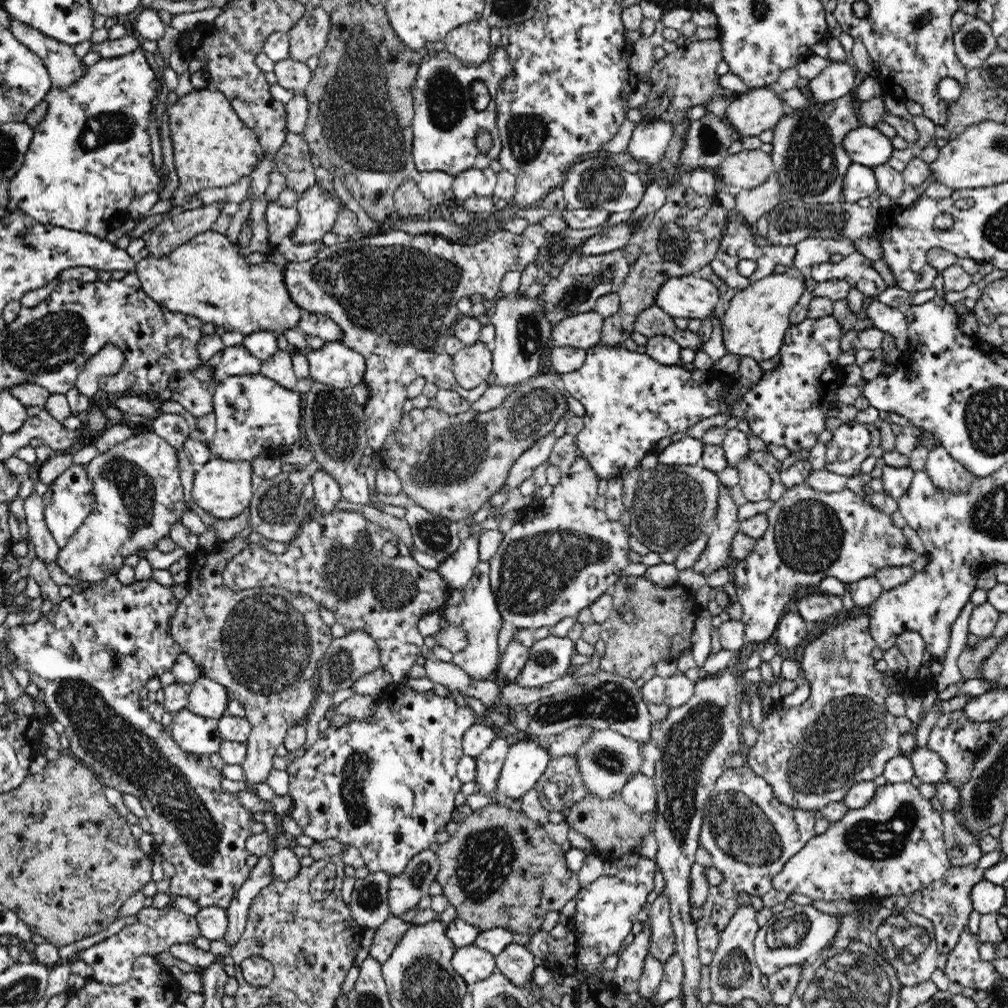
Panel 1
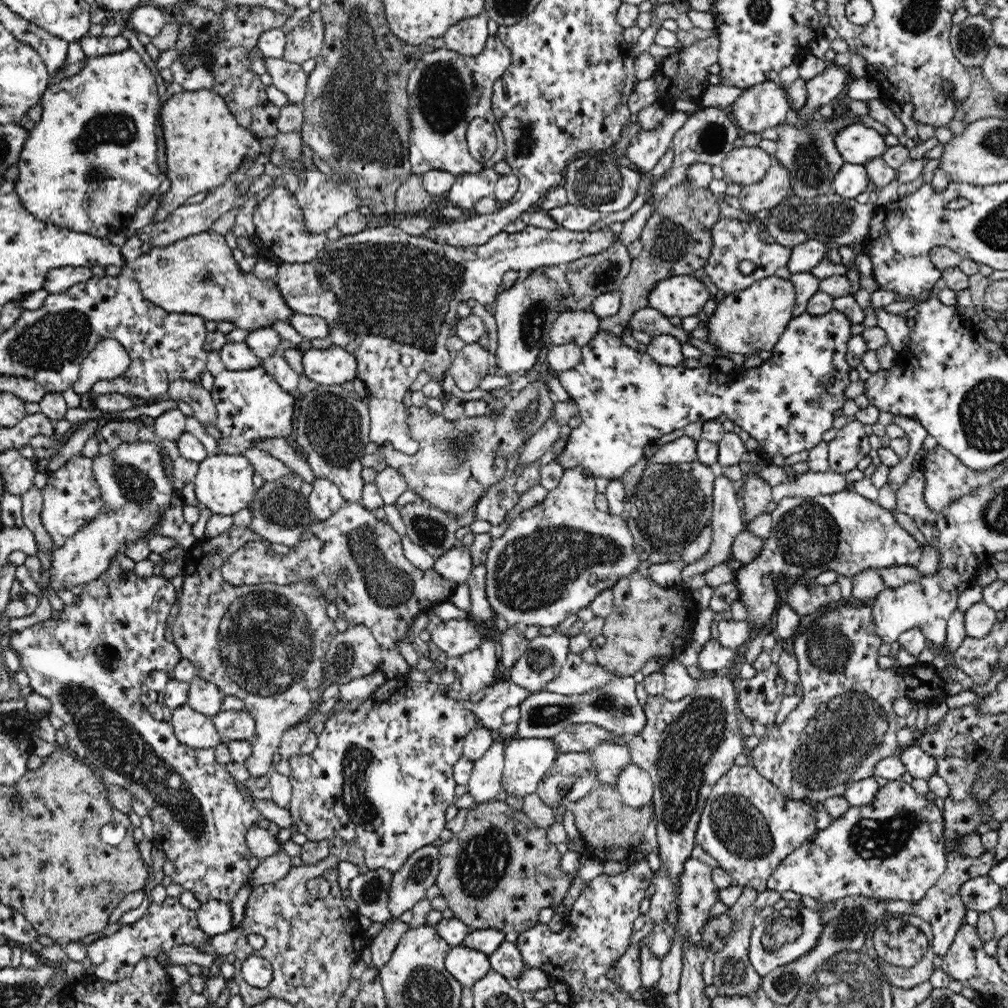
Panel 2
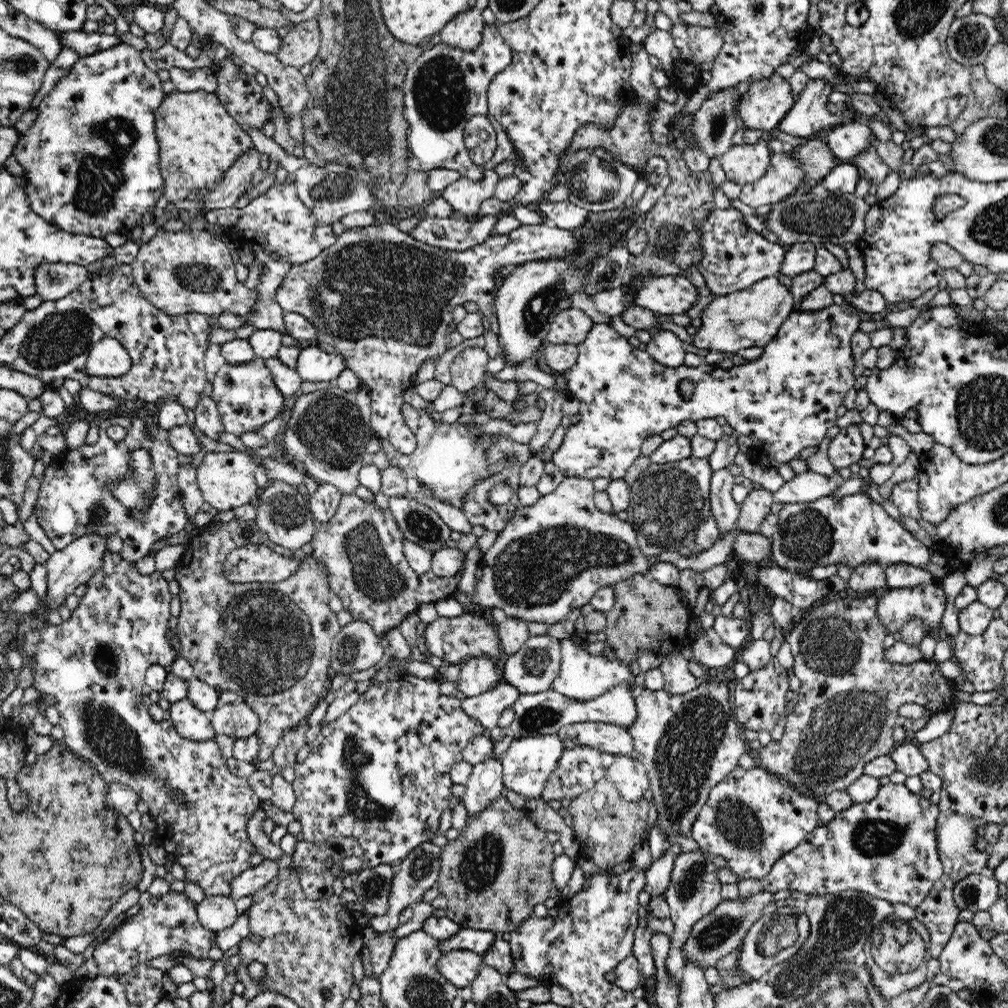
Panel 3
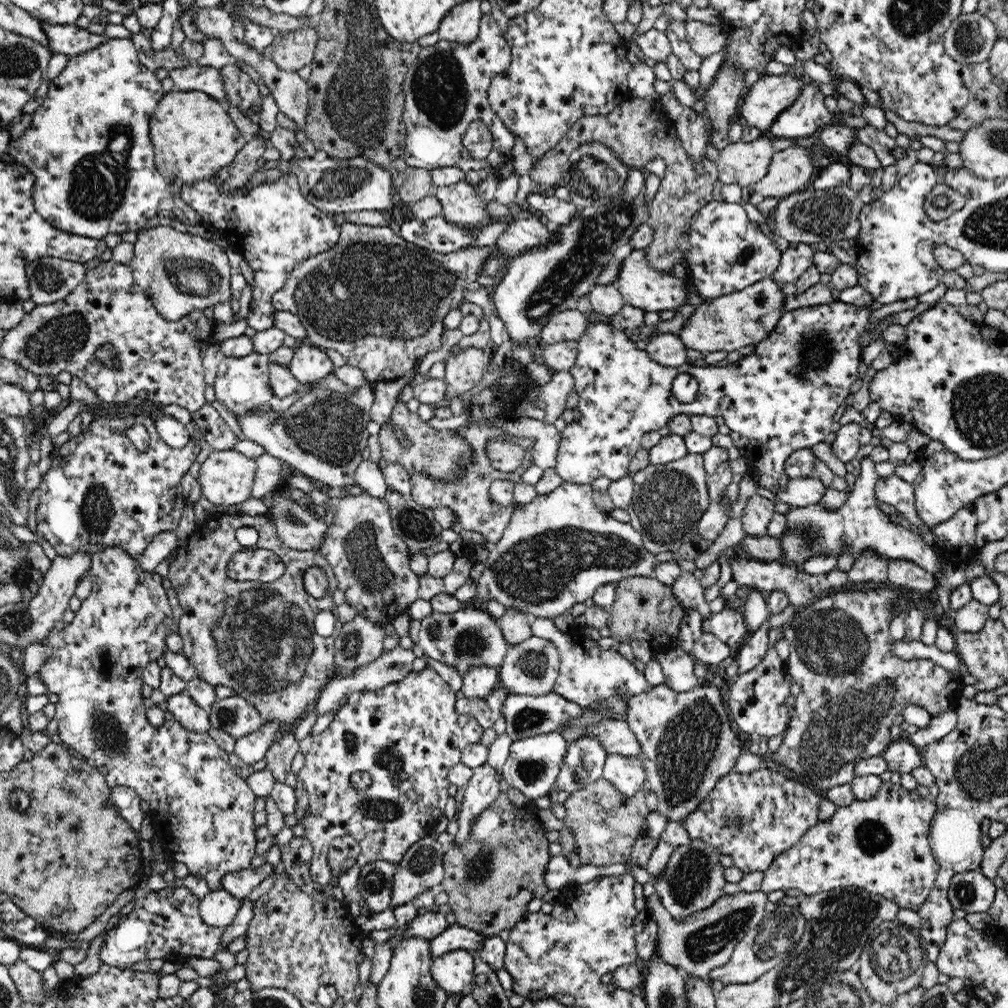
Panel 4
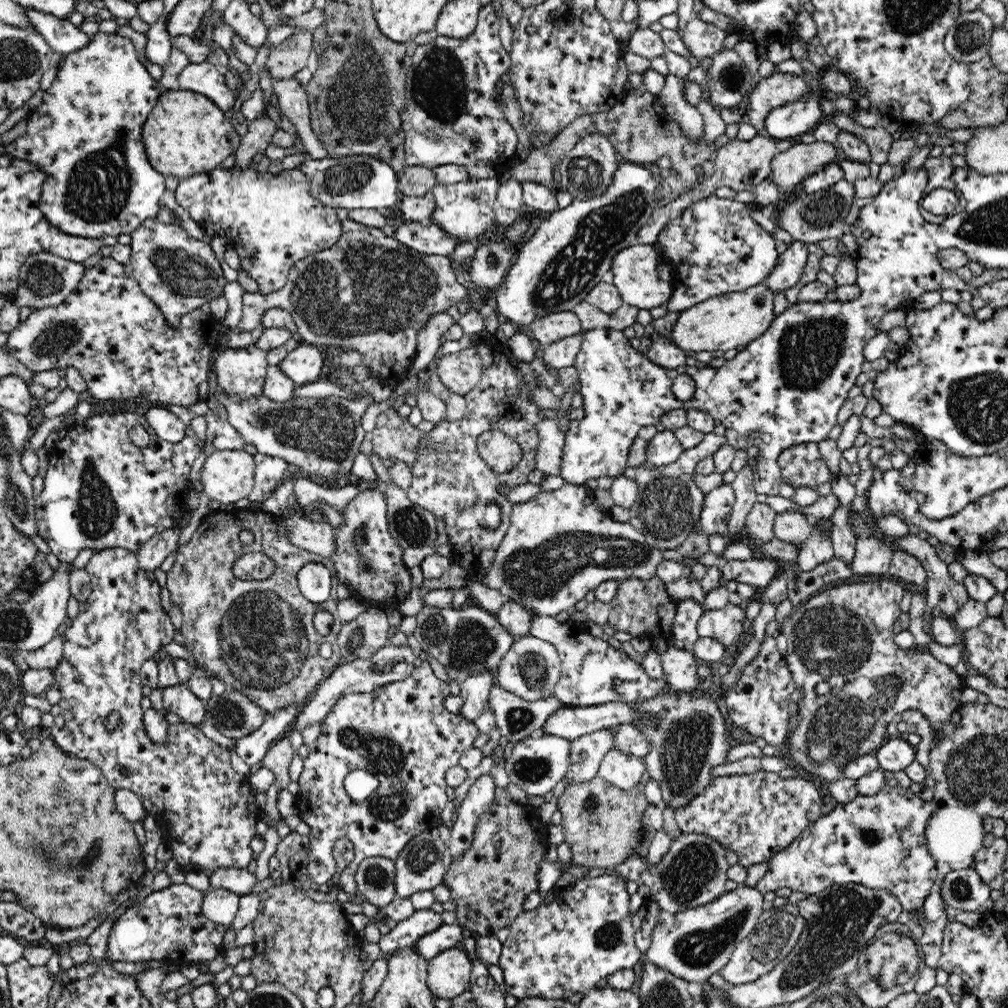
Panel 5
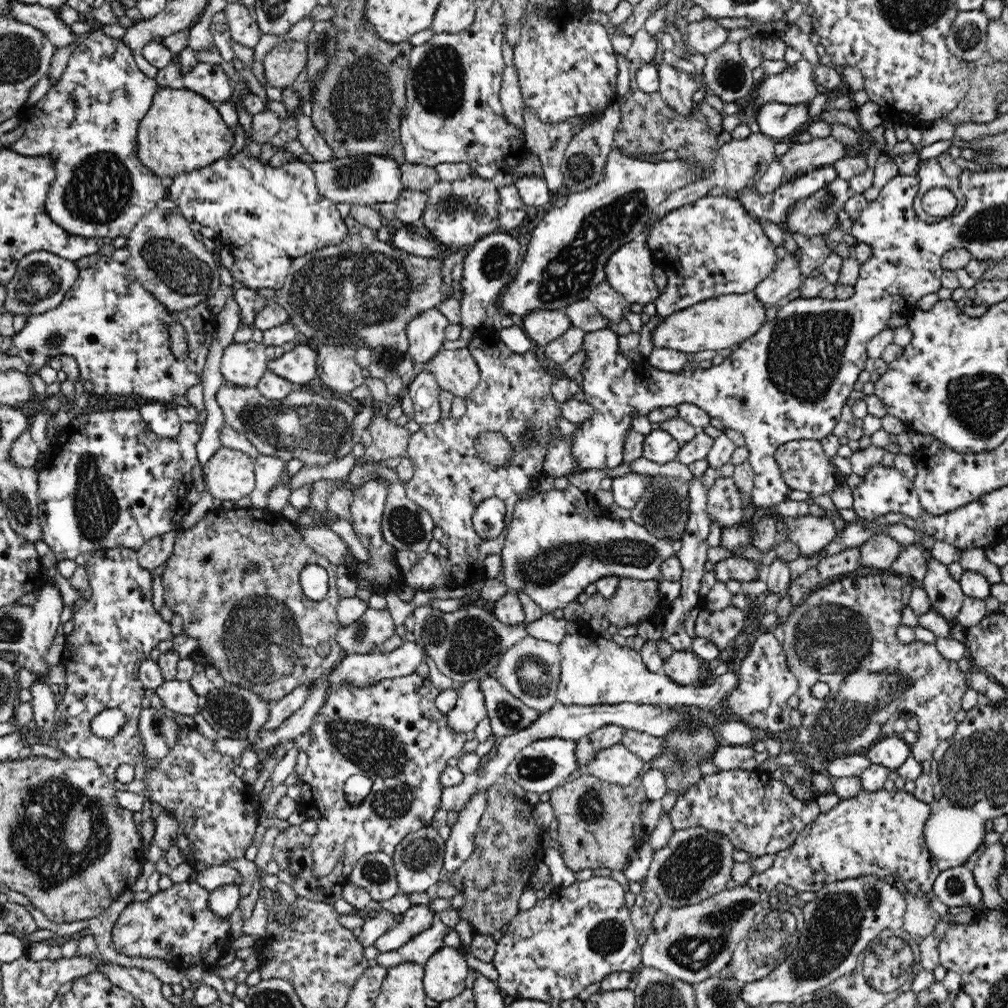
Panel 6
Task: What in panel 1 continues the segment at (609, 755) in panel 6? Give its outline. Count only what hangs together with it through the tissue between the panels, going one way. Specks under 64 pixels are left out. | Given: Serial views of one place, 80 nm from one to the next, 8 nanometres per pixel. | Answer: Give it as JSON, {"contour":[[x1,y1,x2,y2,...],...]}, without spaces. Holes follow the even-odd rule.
{"contour":[[642,772,632,774,621,791,625,804,634,812,641,814,655,811,657,804,657,788,655,782]]}

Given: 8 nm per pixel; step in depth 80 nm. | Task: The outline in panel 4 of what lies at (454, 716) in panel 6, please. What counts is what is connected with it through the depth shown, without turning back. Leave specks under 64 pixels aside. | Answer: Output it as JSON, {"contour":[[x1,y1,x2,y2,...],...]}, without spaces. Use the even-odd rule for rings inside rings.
{"contour":[[470,667,463,676,461,690,464,696,479,699,488,696,499,685,499,673,496,667]]}

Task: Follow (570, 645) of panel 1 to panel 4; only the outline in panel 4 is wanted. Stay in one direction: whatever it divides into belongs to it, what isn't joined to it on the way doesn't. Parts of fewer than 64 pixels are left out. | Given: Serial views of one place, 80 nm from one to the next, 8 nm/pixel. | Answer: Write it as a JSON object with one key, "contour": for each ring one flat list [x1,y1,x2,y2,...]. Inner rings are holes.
{"contour":[[532,635,530,638,509,646,503,663,500,665,500,686,506,687,511,694,522,696,540,696,554,690,558,674,545,674,550,672,550,656,556,660,557,648,554,643]]}

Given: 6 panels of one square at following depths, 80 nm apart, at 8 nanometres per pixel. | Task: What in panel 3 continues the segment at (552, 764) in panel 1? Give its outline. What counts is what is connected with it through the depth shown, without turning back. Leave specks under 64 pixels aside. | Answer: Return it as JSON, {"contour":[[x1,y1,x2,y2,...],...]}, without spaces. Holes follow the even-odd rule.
{"contour":[[574,746,565,749,558,761,557,767,542,793,544,801,563,798,576,799,578,795,586,793,600,779,605,778,607,758,601,750,586,746]]}

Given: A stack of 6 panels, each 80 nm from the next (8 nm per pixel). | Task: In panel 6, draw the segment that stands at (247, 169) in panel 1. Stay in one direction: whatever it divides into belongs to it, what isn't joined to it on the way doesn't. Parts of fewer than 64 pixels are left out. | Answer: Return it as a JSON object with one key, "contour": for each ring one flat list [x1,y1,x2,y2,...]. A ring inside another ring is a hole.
{"contour":[[158,88,150,107,146,116,138,124,136,155,140,163,156,176,169,176,173,179,179,174,204,168,228,154,230,147,234,144,234,133,230,131,228,125,224,124,215,104,193,90]]}

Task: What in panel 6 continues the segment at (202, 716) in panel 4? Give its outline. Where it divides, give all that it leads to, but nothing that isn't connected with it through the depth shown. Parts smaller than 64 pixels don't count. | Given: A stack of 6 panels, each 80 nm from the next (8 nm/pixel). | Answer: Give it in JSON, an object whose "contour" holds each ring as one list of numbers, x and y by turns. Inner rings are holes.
{"contour":[[178,679,164,681,155,693,162,699,163,706,178,714,196,714,199,711,197,694,189,681]]}

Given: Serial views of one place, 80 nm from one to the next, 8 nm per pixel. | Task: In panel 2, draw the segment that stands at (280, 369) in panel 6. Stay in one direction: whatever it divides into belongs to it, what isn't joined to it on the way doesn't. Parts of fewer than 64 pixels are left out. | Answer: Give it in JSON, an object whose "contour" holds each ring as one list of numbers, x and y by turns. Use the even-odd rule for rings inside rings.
{"contour":[[311,348,303,353,303,375,318,385,341,385,356,378,356,360,342,348]]}

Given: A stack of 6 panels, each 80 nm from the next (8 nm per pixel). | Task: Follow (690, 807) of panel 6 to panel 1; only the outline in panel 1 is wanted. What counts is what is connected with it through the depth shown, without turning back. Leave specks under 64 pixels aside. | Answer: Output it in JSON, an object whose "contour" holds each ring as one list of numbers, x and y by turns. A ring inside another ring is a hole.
{"contour":[[747,764,740,768,727,768,727,773,722,774,715,782,715,787,708,798,705,807,699,845,706,849,718,868,724,881,720,886,709,888,709,897,705,902,705,909,702,918,697,922,697,938,699,943,699,959,703,965,712,962,714,952,719,942,719,933,725,930,730,918,734,916,740,900,736,899,738,892,748,892,752,896,760,897,773,888,773,879,776,874,785,866,785,863,797,854,810,841,810,838,817,836,815,822,818,820,816,812,782,805,778,801,774,790,765,778,758,776]]}

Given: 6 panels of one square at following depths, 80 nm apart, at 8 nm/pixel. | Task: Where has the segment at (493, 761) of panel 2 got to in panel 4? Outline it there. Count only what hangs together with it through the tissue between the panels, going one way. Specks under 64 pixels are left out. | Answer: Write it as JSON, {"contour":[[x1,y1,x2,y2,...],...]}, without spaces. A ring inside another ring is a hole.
{"contour":[[488,764,473,769,473,775,467,782,462,806,456,816,459,828,453,842,455,847,462,846,470,840,476,819,489,809,501,792,498,771]]}

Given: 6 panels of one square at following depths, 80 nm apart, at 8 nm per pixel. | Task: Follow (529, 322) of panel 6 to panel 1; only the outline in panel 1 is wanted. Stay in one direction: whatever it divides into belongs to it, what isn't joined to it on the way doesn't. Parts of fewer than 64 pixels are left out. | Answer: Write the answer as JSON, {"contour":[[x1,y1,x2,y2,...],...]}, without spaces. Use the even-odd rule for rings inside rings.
{"contour":[[594,311,567,316,560,323,552,325,551,346,570,346,586,351,601,342,602,315]]}

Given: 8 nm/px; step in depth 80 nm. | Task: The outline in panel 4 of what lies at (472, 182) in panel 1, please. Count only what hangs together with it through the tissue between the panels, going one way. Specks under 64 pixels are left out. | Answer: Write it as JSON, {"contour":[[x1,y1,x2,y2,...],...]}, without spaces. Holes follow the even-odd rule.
{"contour":[[490,175,478,184,464,180,450,186,435,186,432,194,438,197,442,217,448,223,475,231,494,221,487,204,495,200,499,181,497,175]]}

